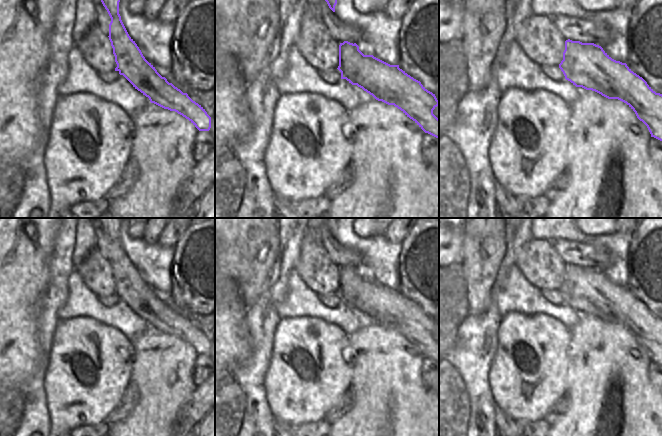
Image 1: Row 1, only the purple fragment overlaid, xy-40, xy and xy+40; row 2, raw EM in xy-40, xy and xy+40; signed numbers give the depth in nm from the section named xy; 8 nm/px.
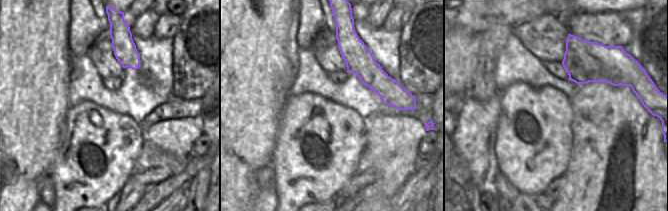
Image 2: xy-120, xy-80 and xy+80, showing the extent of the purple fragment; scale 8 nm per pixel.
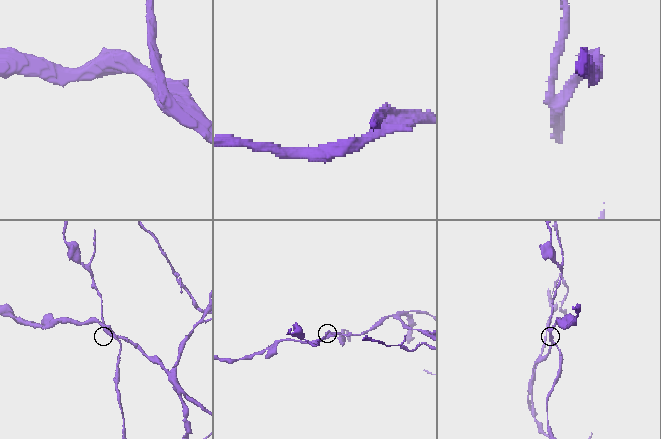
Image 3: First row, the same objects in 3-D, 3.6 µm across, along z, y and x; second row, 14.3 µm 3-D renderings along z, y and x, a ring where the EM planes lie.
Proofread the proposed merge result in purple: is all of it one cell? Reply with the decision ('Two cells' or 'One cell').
Two cells

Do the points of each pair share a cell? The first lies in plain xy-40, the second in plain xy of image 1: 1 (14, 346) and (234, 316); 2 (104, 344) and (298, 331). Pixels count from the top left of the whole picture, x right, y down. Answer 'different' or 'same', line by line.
1: same
2: same

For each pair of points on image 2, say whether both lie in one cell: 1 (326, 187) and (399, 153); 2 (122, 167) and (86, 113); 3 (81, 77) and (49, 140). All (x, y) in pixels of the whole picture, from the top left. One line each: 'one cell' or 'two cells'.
1: two cells
2: one cell
3: two cells

